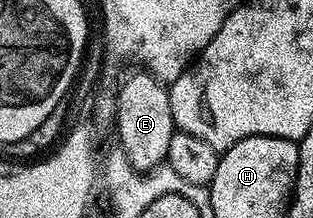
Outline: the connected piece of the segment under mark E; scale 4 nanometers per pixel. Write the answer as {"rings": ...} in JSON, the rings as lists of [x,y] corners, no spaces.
{"rings":[[[139,68],[136,71],[120,84],[119,95],[114,95],[113,126],[119,129],[121,153],[134,170],[142,172],[166,163],[169,140],[177,127],[171,115],[168,87],[146,70]]]}

